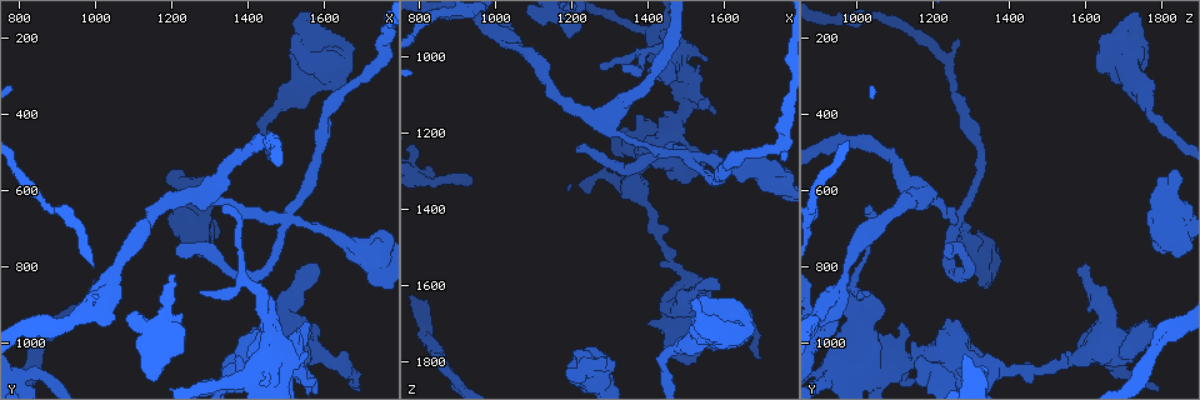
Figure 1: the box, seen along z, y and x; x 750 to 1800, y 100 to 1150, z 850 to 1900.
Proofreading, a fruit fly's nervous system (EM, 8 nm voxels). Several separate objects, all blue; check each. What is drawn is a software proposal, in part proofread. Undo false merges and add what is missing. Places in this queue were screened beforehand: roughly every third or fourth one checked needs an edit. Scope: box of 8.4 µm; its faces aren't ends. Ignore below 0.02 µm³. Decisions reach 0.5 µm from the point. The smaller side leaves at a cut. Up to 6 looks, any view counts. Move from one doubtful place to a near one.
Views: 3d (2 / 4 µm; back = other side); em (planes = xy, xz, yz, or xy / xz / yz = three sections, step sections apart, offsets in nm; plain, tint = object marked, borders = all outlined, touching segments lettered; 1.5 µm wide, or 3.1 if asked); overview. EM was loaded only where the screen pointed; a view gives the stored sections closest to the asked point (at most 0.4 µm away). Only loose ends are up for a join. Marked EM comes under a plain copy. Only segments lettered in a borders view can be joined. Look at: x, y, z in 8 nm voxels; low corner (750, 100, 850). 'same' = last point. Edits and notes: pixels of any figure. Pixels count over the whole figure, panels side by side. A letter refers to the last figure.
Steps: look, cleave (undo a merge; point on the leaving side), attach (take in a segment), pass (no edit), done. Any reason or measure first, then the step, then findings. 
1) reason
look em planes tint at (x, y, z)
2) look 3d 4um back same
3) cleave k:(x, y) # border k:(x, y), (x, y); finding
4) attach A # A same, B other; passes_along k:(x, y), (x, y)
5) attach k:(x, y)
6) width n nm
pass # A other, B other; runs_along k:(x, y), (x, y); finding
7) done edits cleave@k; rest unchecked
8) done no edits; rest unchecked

free end
look em xz step 8 tint at (1405, 1015, 1700)

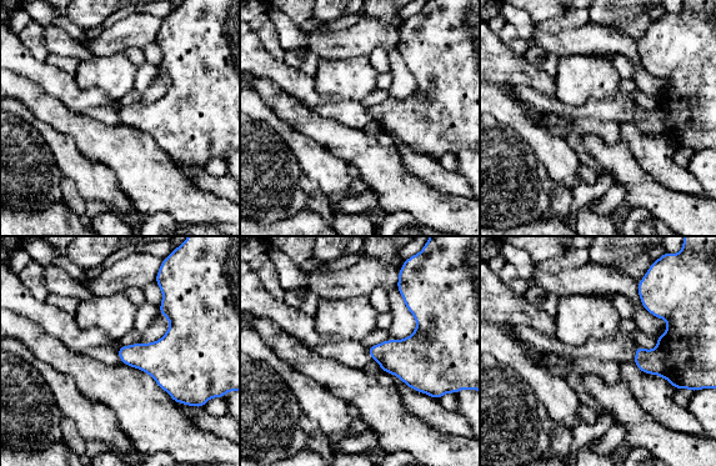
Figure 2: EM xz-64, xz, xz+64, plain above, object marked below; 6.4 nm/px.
look em planes borders same

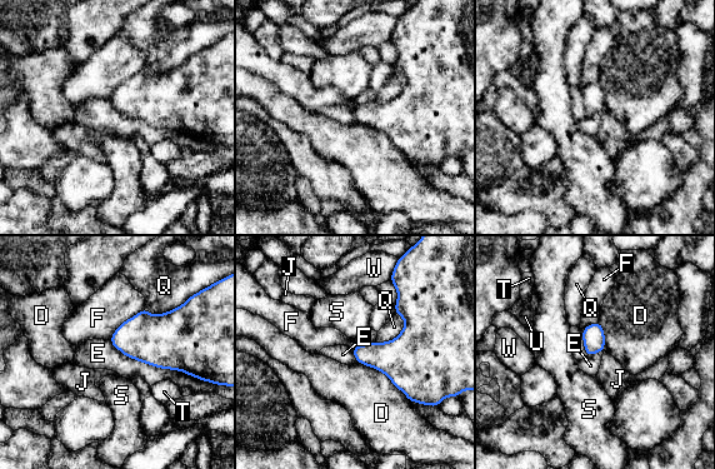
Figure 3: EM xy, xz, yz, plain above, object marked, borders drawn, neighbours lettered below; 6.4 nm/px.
pass # D other, E other, F other, J other, Q other, S other, T other, U other, W other; border 3:(144, 307), (125, 319), (109, 339); none of them fits

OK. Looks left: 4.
stops while still wide
look 3d 4um at (1675, 240, 1700)

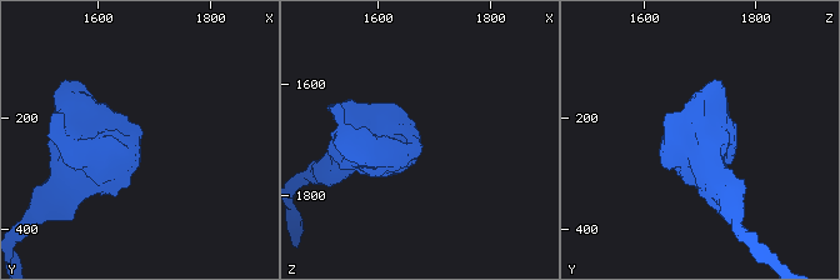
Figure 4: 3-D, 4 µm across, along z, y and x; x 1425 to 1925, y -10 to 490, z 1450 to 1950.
look em xz step 8 tint at (1675, 235, 1695)

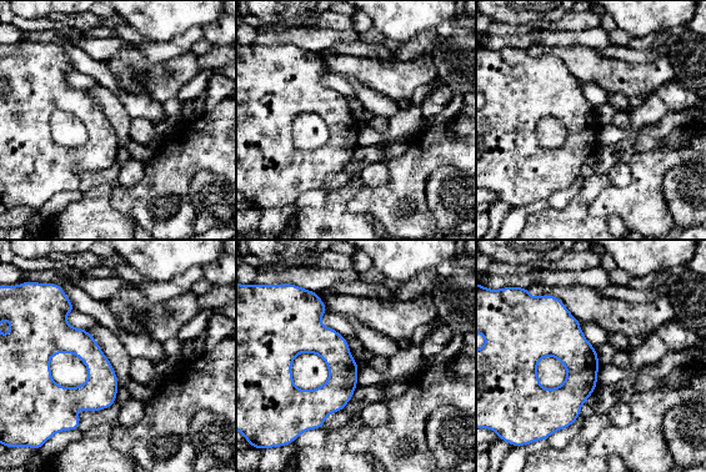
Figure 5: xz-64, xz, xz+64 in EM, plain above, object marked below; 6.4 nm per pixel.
look em xz step 8 borders same

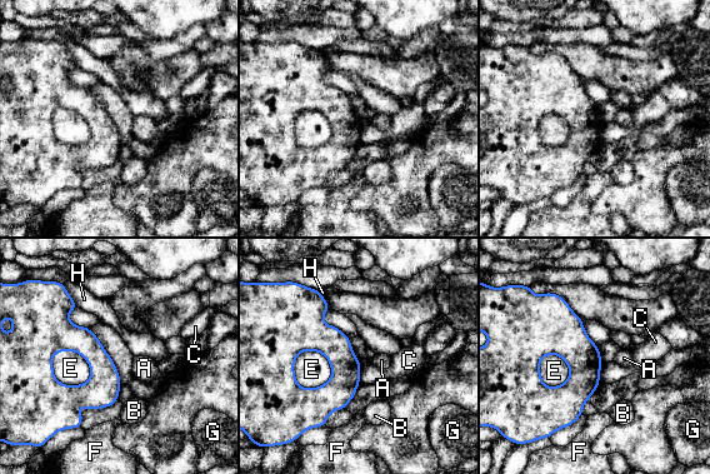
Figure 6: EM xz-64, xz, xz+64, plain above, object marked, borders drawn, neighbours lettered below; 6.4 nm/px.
pass # A other, B other, C other, E other, F other, G other, H other; border 6:(294, 360), (319, 352), (331, 375); none of them fits

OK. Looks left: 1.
done no edits; rest unchecked

